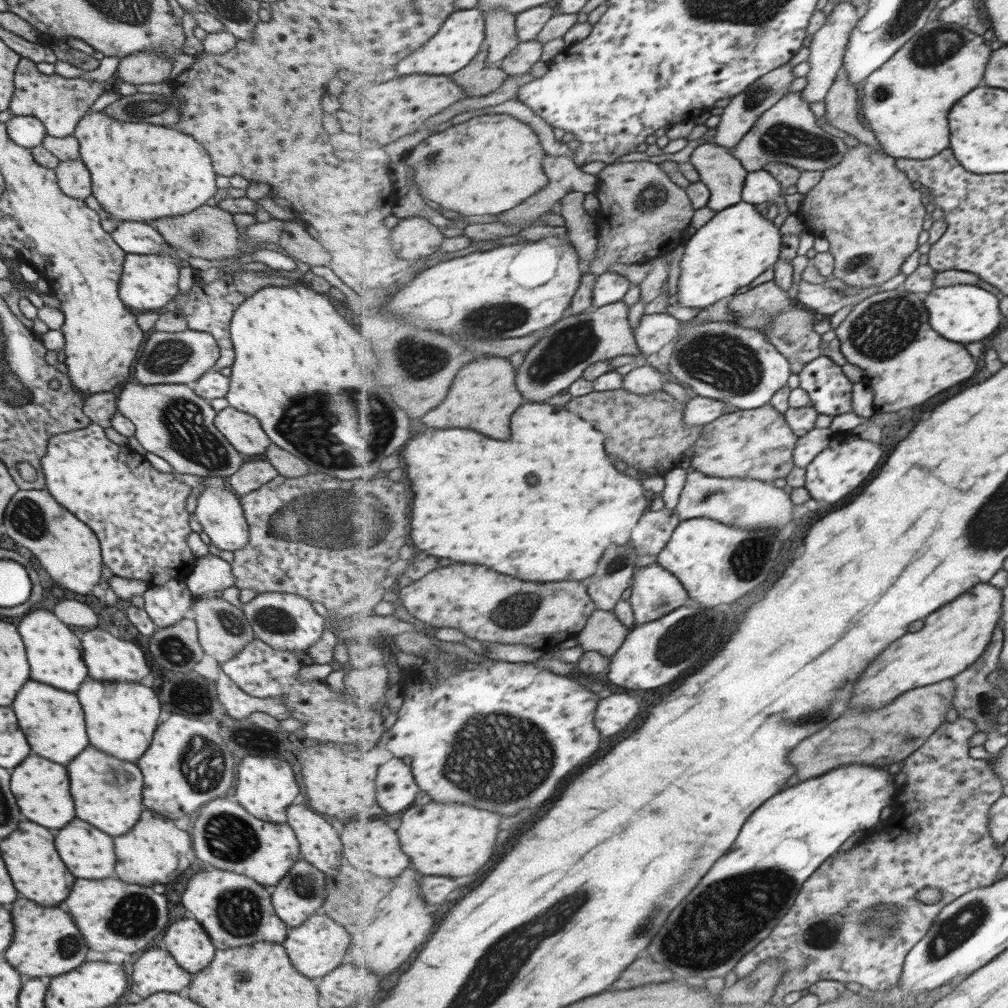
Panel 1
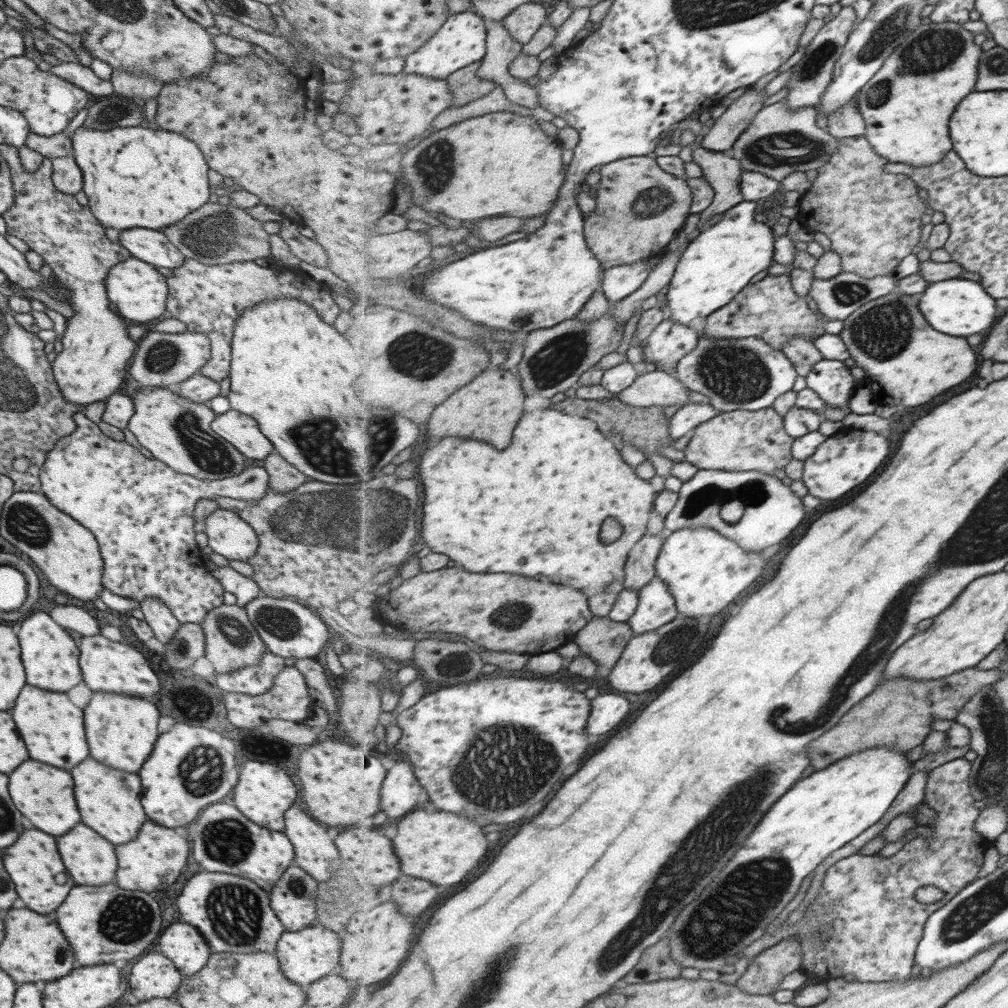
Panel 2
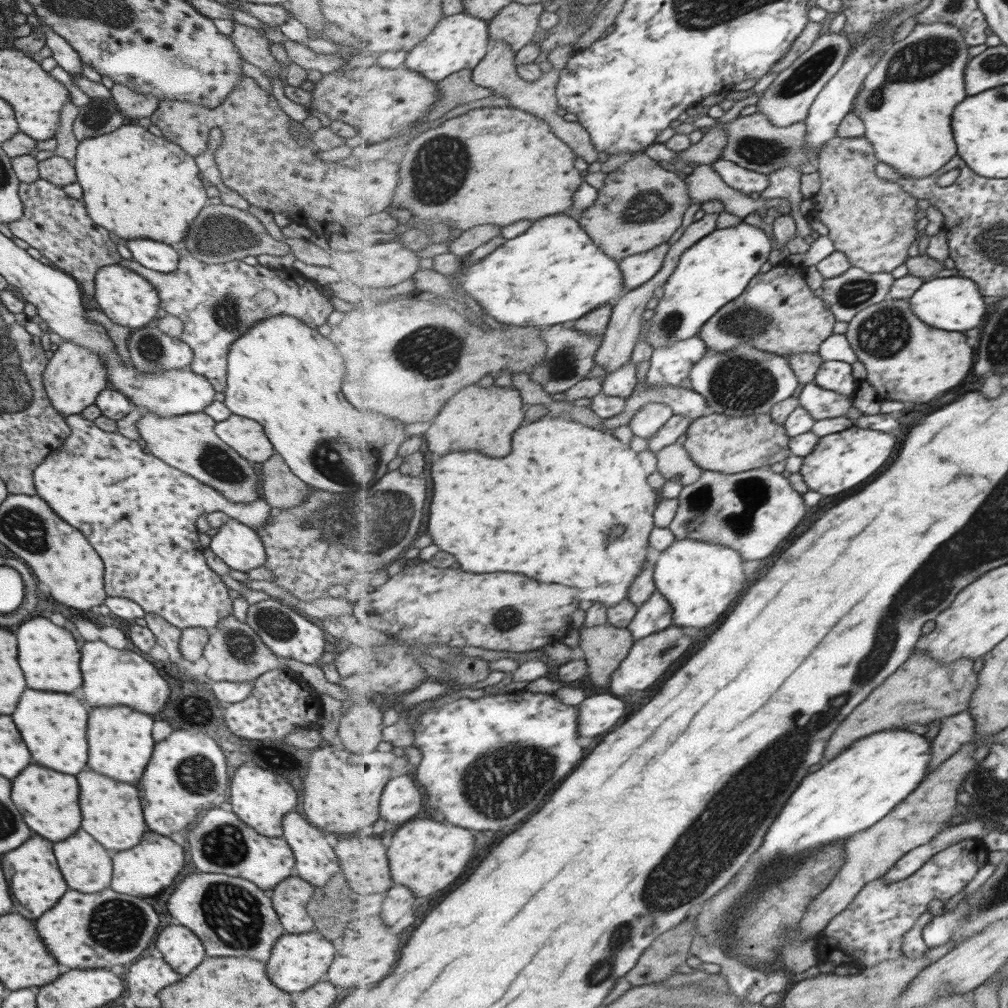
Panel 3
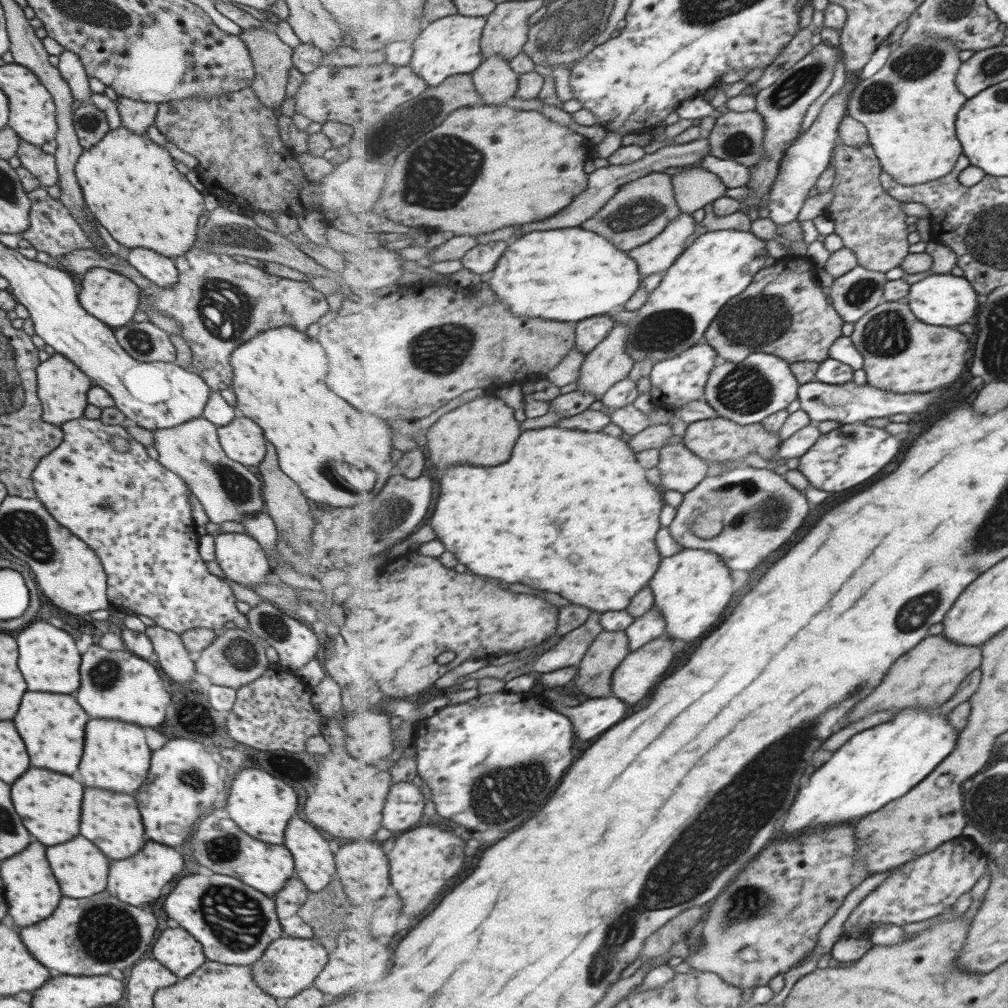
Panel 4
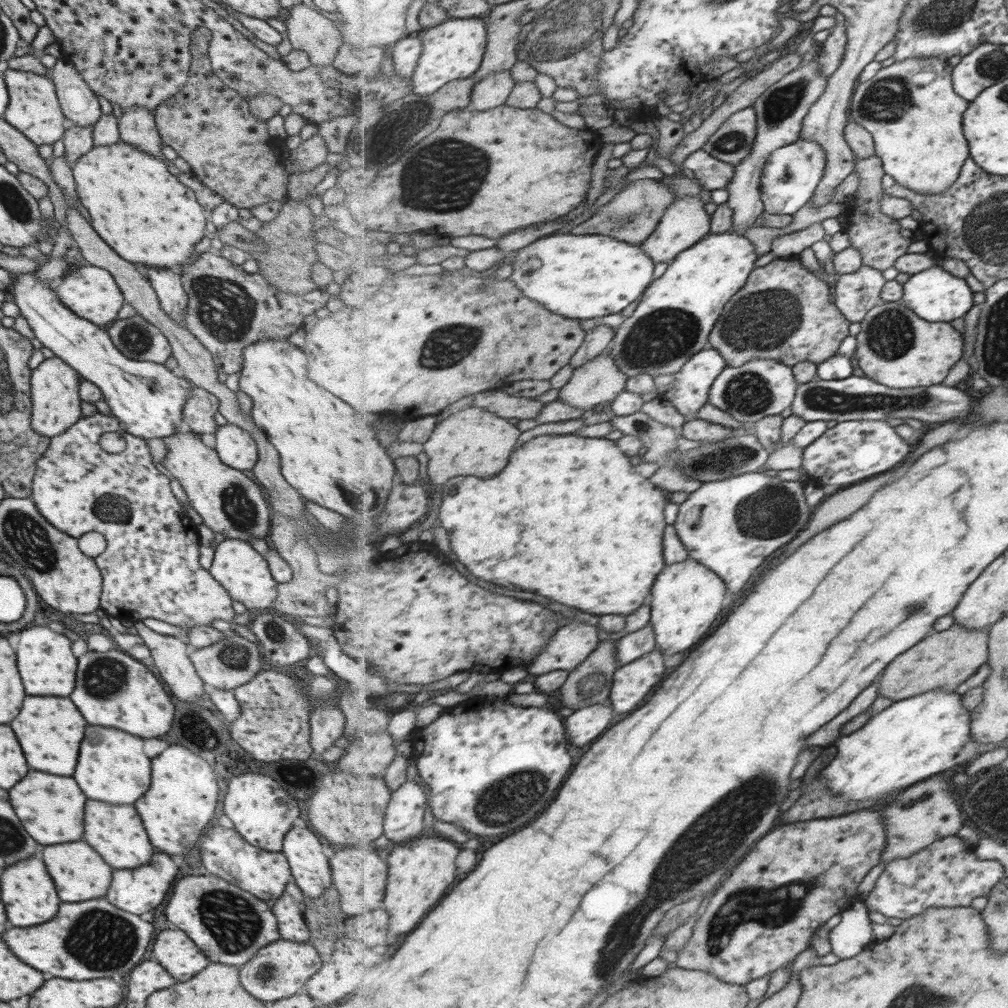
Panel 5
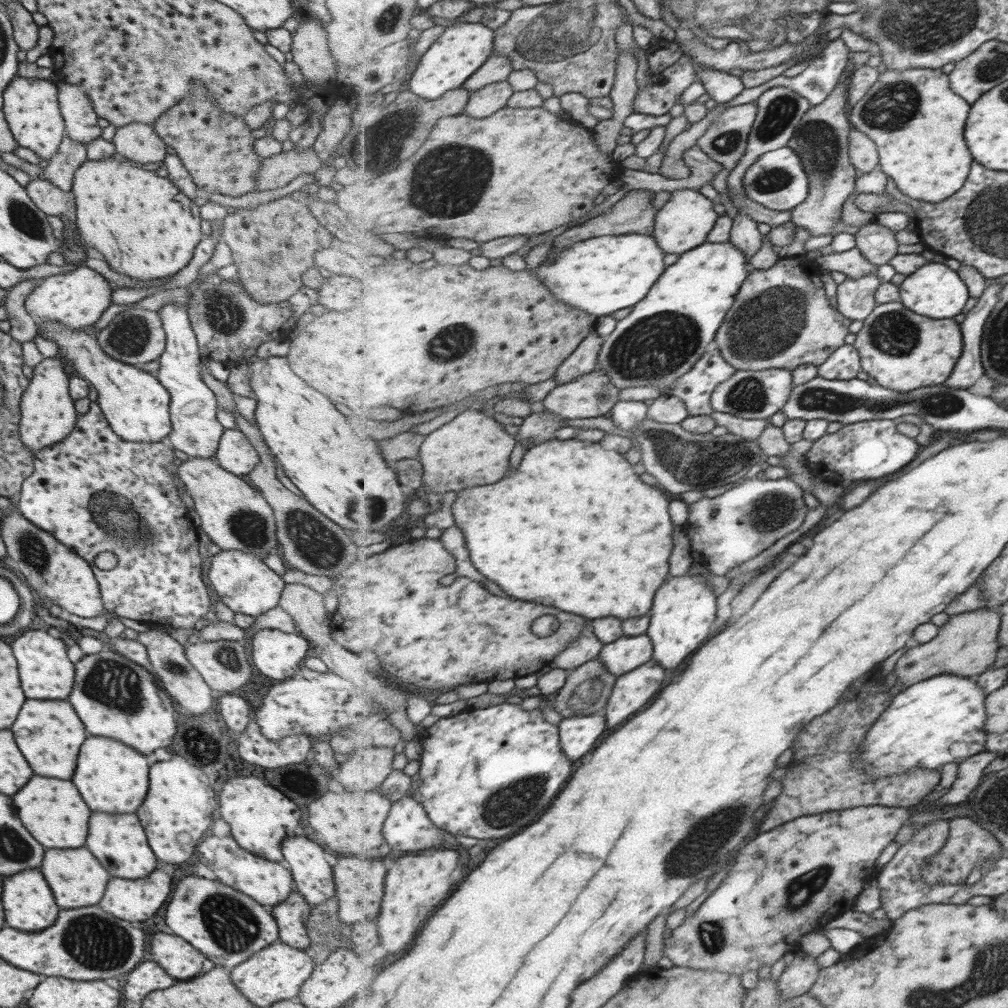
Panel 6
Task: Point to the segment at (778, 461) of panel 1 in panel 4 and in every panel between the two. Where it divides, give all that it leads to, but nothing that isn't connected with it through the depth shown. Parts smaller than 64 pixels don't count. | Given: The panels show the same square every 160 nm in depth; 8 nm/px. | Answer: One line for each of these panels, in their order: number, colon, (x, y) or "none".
2: (740, 440)
3: (717, 442)
4: (719, 439)

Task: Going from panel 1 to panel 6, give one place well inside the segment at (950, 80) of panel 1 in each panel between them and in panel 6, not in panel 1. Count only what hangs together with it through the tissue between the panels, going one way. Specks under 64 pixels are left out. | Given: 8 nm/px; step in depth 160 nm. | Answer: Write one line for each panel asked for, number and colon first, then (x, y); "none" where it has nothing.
2: (908, 105)
3: (906, 103)
4: (910, 107)
5: (919, 136)
6: (922, 145)

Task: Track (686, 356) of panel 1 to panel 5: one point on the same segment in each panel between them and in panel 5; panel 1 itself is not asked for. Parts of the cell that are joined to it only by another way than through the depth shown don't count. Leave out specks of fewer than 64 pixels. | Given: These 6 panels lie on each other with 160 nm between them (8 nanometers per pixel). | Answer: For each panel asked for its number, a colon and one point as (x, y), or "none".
2: (747, 374)
3: (744, 381)
4: (747, 392)
5: (760, 388)

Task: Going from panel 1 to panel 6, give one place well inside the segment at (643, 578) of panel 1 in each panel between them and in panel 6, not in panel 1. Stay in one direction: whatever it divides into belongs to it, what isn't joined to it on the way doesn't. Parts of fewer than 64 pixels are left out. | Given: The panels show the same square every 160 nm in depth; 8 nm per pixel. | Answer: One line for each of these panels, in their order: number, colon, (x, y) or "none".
2: (657, 607)
3: (657, 614)
4: (652, 625)
5: (631, 646)
6: (628, 653)

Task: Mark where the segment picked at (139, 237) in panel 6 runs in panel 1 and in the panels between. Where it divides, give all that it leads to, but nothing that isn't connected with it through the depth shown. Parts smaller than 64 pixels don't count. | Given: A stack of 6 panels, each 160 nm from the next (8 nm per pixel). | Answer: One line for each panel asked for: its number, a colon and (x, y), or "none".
1: (138, 171)
2: (132, 176)
3: (134, 184)
4: (132, 186)
5: (144, 213)

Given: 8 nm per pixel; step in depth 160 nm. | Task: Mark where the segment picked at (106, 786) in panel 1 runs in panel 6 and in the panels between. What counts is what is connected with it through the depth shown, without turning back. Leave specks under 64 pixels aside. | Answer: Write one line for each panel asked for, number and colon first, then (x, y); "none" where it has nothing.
2: (108, 800)
3: (111, 812)
4: (112, 822)
5: (116, 833)
6: (118, 841)

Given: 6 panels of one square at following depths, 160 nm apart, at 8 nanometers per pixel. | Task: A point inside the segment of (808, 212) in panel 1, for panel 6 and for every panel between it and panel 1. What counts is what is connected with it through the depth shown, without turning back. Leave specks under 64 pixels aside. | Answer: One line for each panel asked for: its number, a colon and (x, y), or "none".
2: (873, 217)
3: (872, 220)
4: (872, 223)
5: (878, 236)
6: (878, 243)

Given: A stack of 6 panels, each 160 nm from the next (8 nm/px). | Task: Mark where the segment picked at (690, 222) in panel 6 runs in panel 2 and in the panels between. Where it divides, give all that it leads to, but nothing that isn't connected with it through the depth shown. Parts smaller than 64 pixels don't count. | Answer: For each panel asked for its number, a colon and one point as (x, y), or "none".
2: (619, 282)
3: (638, 269)
4: (657, 256)
5: (685, 223)

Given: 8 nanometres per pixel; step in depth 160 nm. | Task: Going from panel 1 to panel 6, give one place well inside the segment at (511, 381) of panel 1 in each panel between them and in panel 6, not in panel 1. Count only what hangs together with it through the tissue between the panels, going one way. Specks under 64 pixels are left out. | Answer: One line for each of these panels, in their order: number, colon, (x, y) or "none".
2: (489, 407)
3: (476, 418)
4: (483, 431)
5: (474, 442)
6: (471, 450)

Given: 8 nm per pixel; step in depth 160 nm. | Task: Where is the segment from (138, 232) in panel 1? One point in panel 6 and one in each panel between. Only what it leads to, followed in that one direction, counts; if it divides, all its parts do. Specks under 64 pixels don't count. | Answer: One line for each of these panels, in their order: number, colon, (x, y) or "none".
2: (151, 246)
3: (154, 255)
4: (160, 270)
5: (165, 282)
6: (195, 432)

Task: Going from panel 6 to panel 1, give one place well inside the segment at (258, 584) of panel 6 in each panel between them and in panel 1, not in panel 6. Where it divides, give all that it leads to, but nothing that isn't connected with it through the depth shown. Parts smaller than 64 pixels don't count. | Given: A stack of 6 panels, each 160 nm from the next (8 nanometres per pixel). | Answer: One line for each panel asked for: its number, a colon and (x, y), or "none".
1: (219, 513)
2: (227, 534)
3: (238, 546)
4: (240, 558)
5: (239, 569)

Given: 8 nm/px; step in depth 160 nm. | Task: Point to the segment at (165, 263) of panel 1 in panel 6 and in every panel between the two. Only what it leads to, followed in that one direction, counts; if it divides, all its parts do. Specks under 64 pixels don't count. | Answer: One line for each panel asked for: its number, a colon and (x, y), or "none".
2: (137, 291)
3: (126, 298)
4: (111, 298)
5: (89, 292)
6: (77, 298)

